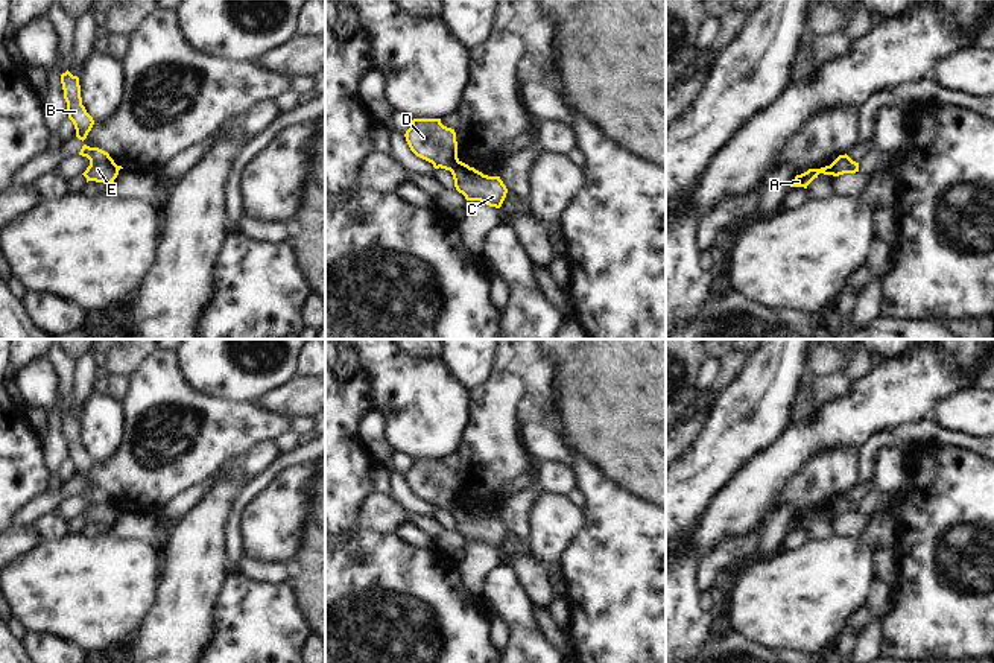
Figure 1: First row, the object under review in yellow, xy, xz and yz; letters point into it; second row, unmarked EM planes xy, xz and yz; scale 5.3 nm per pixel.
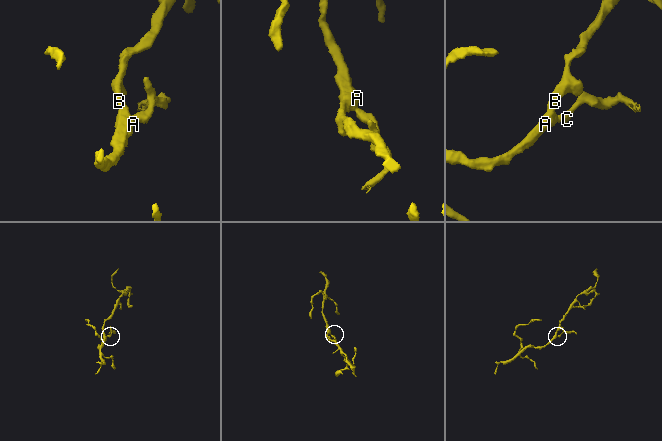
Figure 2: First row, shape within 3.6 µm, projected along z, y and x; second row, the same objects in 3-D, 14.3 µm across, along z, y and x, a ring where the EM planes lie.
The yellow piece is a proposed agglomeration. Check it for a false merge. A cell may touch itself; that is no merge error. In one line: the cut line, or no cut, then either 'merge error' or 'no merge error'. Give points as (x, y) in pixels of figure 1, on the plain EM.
xz (458, 501), (449, 510) | merge error

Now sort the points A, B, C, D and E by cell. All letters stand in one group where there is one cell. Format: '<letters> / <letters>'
A B D E / C

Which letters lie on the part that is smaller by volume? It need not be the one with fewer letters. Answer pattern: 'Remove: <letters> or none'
Remove: C

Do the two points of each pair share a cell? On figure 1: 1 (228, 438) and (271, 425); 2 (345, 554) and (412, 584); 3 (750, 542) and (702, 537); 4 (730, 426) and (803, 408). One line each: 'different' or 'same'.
1: same
2: same
3: different
4: different

